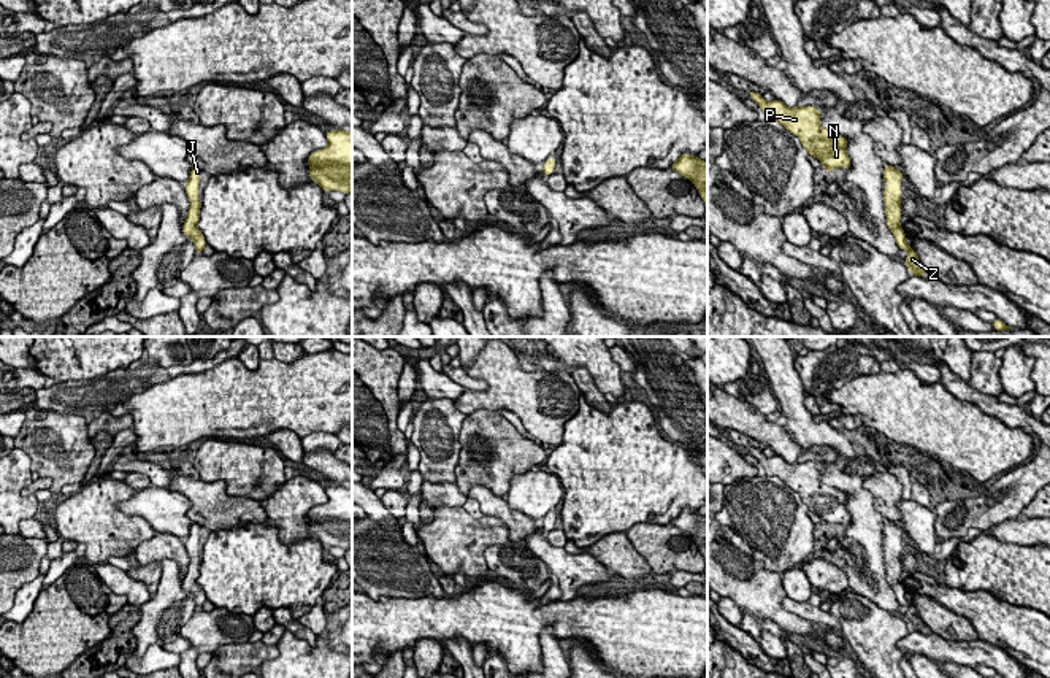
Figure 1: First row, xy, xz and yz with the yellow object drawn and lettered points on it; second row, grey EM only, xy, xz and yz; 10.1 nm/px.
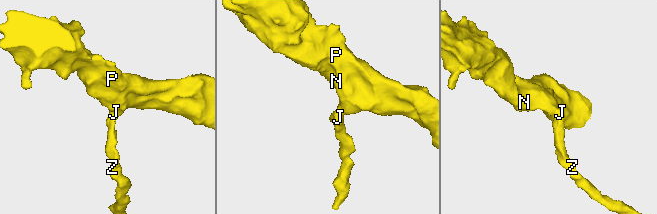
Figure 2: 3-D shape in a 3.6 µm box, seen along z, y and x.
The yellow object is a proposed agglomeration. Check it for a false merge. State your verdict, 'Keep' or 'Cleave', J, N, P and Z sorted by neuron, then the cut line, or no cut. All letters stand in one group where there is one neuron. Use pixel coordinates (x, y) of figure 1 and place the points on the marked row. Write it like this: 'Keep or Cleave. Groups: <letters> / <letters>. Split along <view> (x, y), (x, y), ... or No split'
Keep. Groups: J N P Z. No split

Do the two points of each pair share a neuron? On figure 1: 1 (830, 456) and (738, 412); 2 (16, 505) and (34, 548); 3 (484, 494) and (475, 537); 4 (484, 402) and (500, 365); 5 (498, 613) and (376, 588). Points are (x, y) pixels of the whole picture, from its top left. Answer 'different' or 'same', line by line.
1: same
2: different
3: different
4: same
5: different

